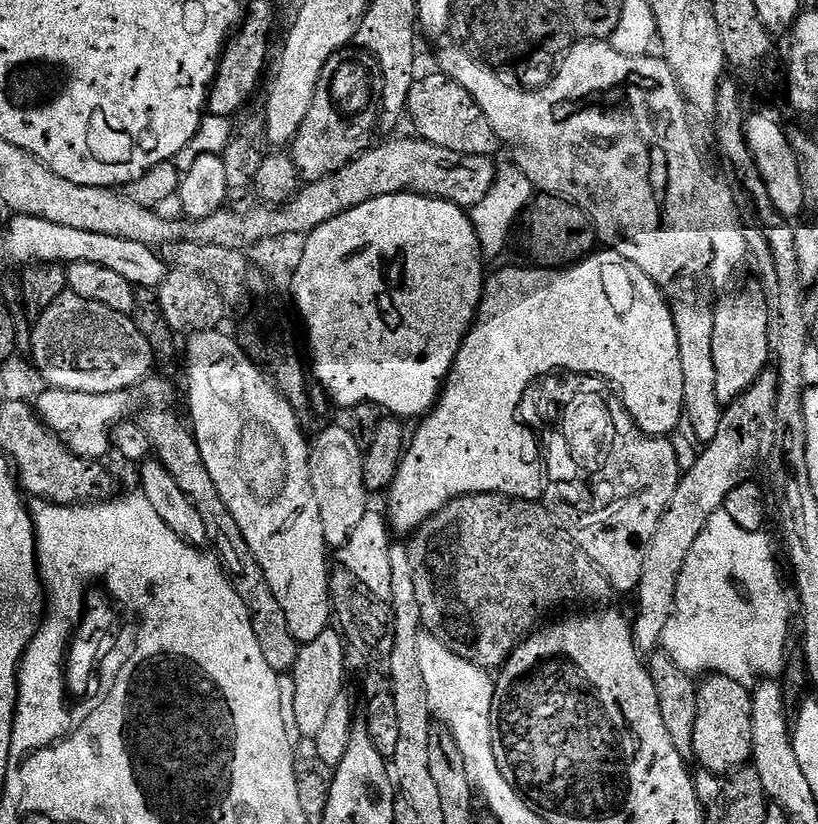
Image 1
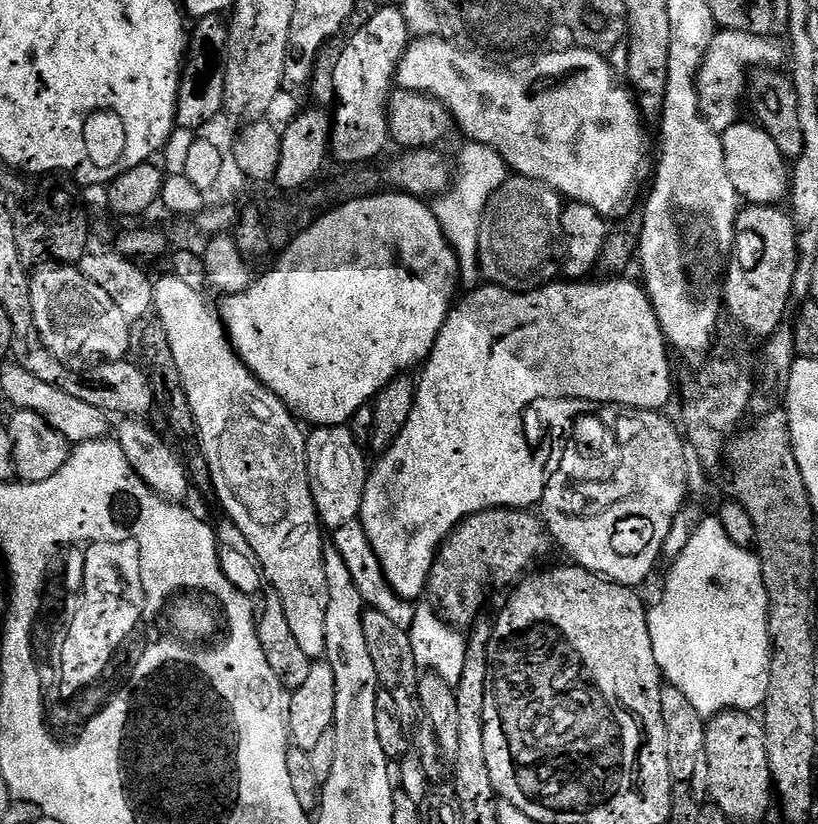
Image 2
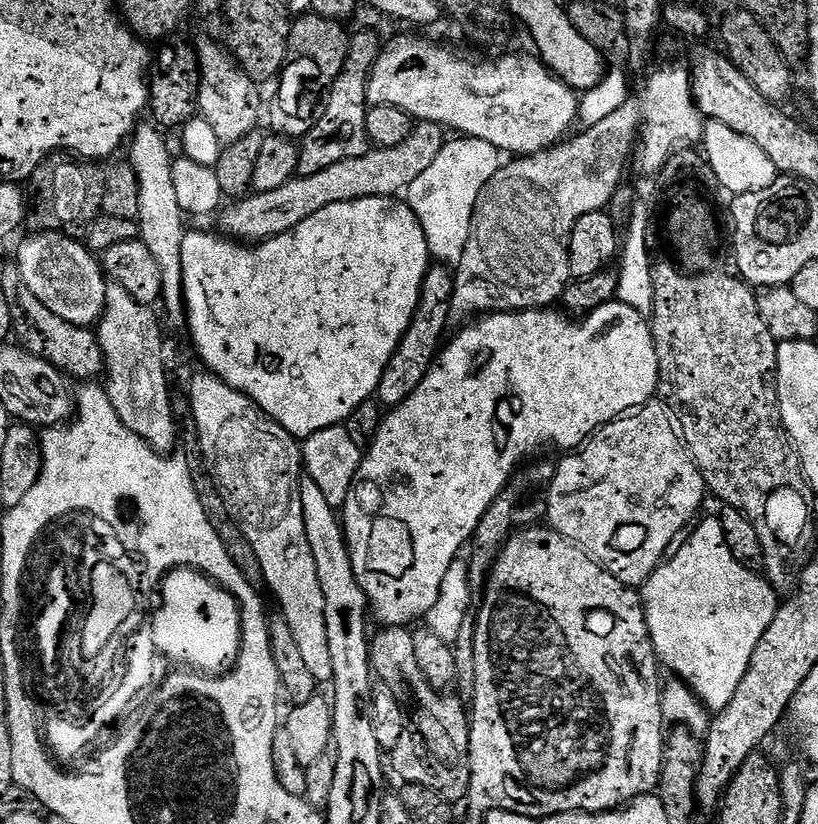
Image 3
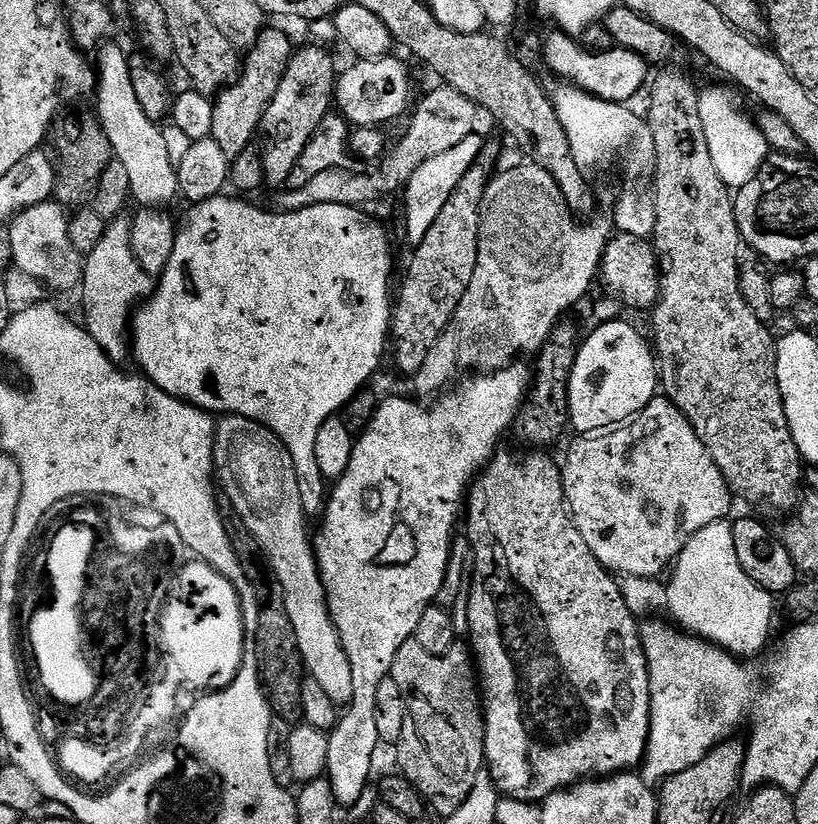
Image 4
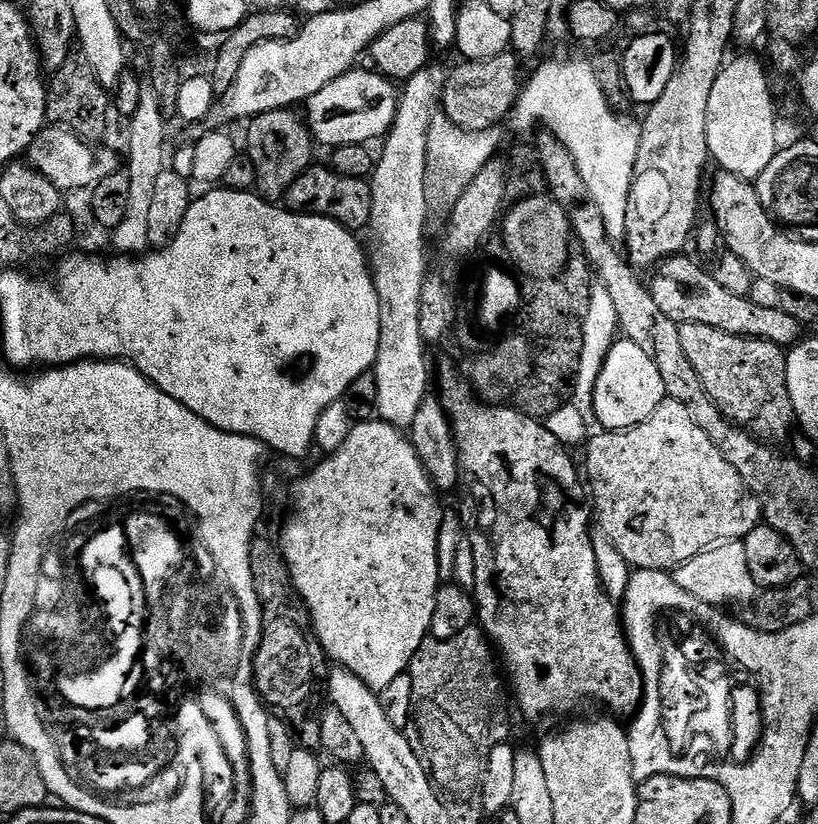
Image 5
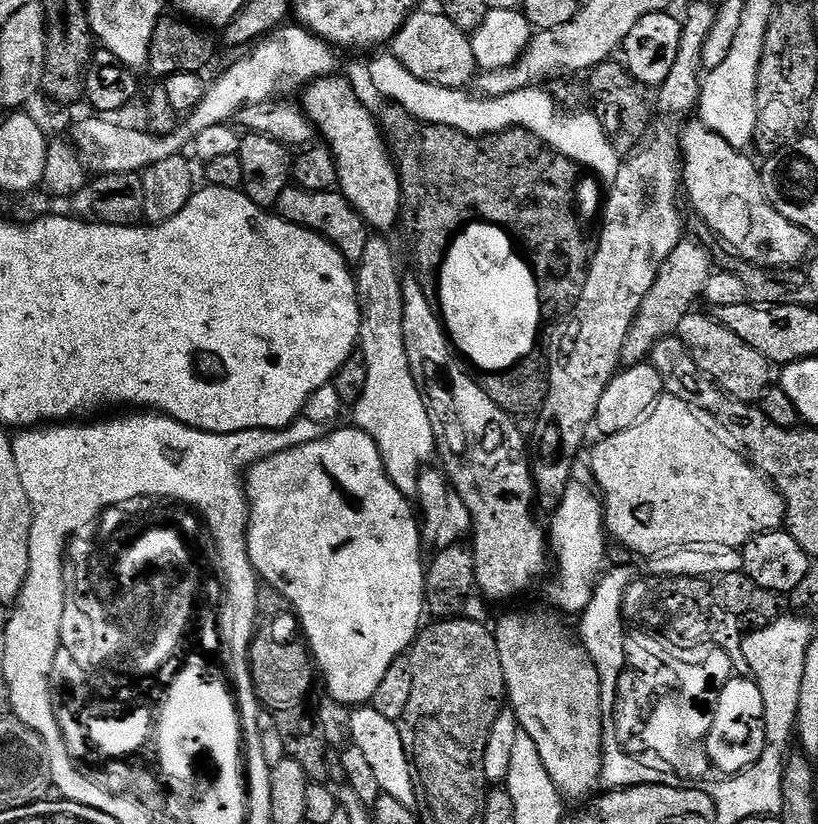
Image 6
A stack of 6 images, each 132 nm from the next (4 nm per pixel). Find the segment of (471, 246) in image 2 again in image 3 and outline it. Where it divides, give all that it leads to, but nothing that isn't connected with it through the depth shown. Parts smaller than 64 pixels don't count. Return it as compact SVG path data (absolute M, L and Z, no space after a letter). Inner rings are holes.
M472 137L449 139L441 148L433 164L422 172L405 191L407 204L426 234L429 255L446 266L460 264L466 242L469 241L474 206L482 187L502 167L500 150L488 142Z

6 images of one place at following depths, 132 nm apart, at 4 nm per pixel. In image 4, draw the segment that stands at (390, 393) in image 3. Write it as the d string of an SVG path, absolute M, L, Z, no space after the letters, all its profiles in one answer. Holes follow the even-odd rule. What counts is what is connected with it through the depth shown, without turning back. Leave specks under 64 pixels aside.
M488 142L480 153L484 160L468 172L468 180L460 184L460 192L449 198L421 244L411 249L412 257L400 284L400 296L398 292L394 300L390 356L396 359L397 370L408 378L415 378L418 370L422 370L434 342L438 342L438 338L442 338L442 330L450 326L450 318L454 318L454 310L458 310L458 302L462 302L462 294L466 294L470 278L474 278L474 266L478 262L480 203L496 170L500 148Z

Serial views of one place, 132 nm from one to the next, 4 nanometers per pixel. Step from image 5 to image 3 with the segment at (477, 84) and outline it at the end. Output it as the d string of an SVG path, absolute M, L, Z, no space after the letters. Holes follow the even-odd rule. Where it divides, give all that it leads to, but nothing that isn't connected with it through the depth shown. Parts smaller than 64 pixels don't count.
M421 121L420 123L417 123L413 127L413 132L410 134L410 137L406 138L406 140L402 142L401 146L392 146L381 149L373 149L373 148L369 149L368 153L366 153L366 155L363 155L362 158L344 159L342 162L334 163L333 166L328 166L327 168L325 168L325 170L318 171L317 174L306 175L306 176L295 176L285 186L280 186L276 190L251 193L250 195L243 197L240 201L231 203L234 205L230 207L228 207L228 205L226 207L223 207L221 209L221 212L219 213L219 216L217 217L217 219L219 219L218 220L219 227L217 226L217 229L219 230L219 233L221 235L227 236L229 239L235 239L240 242L263 242L265 240L269 240L276 237L278 234L288 233L292 231L293 229L298 227L302 222L304 222L306 218L310 218L311 214L316 214L318 210L325 209L326 206L341 204L342 202L348 202L348 201L358 201L361 200L362 198L368 198L368 197L386 197L386 196L395 197L396 195L399 195L400 193L406 191L408 186L412 184L412 182L414 182L416 178L422 175L422 172L425 172L425 170L428 170L428 168L430 168L430 166L434 162L434 159L436 158L436 156L438 156L441 148L446 143L445 137L442 137L442 135L444 135L444 130L439 124L426 123L424 121Z

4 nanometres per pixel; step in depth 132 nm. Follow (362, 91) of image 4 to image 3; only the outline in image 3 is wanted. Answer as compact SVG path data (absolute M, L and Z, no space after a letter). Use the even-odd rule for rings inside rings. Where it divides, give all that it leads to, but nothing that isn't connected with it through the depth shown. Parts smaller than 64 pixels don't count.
M400 36L397 40L392 40L383 45L380 49L380 57L374 62L372 73L368 79L368 102L369 105L381 104L382 106L398 106L405 114L411 116L413 121L439 124L444 130L453 128L456 134L461 137L472 137L481 139L498 148L501 153L513 152L513 157L533 156L536 152L544 152L547 148L555 148L573 131L573 126L577 123L577 112L580 108L580 101L577 93L573 91L564 81L559 80L545 65L543 60L535 55L529 56L504 56L497 64L475 64L472 60L467 60L464 56L459 56L456 52L451 52L448 48L443 48L440 44L435 44L432 40L423 40L420 36Z

